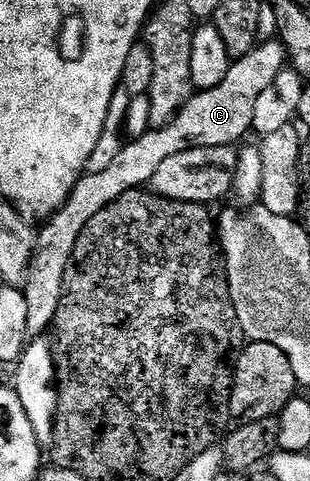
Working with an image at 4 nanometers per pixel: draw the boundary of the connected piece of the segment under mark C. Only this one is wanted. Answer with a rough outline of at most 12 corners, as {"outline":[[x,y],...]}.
{"outline":[[279,40],[86,172],[37,233],[27,331],[53,324],[83,227],[171,155],[236,146],[286,67]]}

